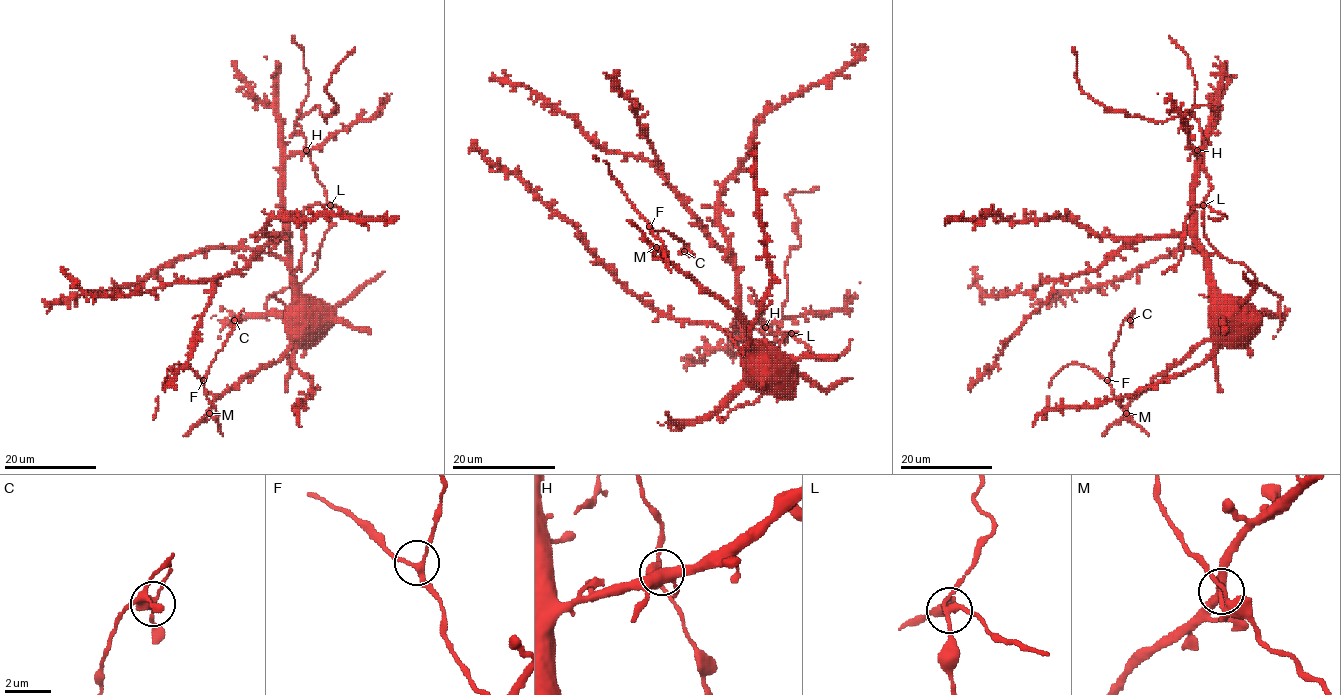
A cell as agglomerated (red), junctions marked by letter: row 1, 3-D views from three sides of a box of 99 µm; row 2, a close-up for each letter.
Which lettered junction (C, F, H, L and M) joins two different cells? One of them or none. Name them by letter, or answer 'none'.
L

